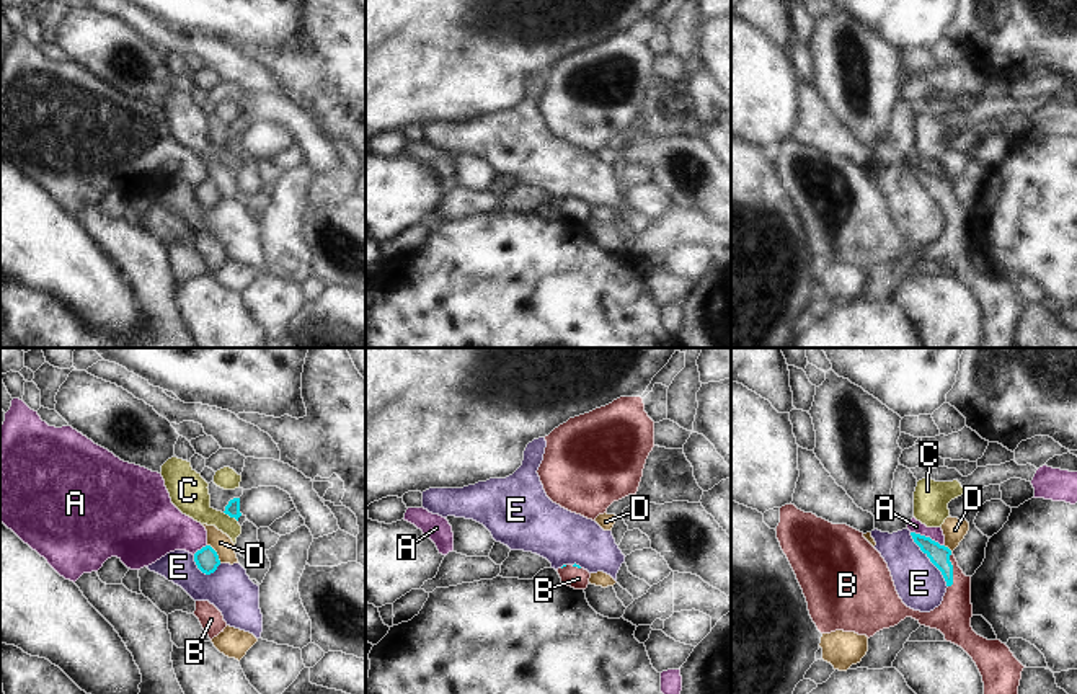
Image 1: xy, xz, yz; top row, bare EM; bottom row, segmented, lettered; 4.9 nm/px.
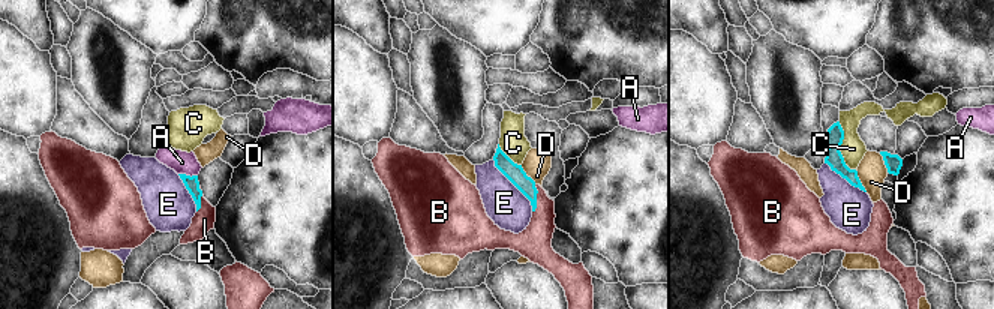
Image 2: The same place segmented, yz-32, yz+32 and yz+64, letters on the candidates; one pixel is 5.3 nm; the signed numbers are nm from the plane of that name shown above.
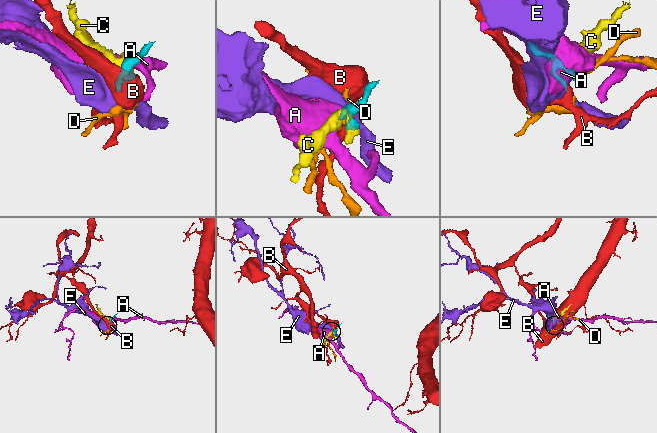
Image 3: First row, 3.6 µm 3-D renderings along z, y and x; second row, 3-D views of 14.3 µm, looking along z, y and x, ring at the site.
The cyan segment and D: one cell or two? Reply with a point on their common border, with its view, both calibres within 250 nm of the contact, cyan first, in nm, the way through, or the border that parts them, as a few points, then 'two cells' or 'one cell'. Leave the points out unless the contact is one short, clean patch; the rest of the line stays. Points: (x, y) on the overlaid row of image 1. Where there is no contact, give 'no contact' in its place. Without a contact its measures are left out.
xy (216, 554) | 120/100 nm | along xy (208, 544), (221, 562) | two cells

